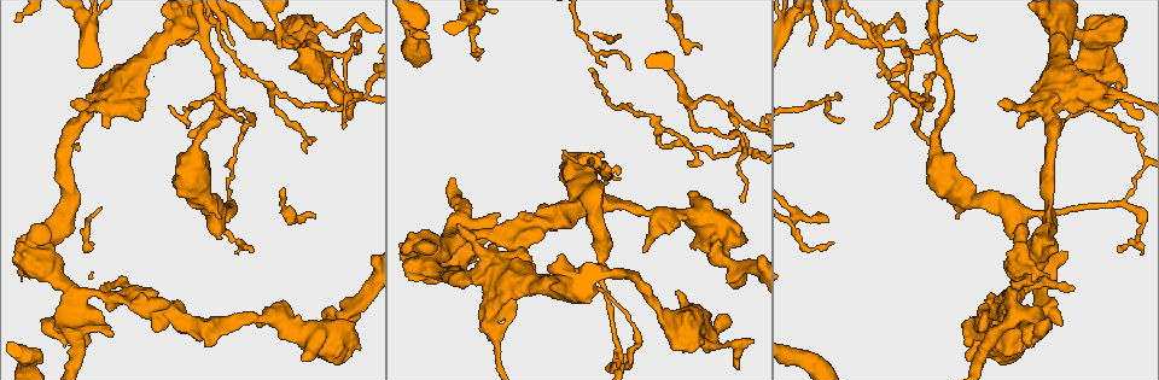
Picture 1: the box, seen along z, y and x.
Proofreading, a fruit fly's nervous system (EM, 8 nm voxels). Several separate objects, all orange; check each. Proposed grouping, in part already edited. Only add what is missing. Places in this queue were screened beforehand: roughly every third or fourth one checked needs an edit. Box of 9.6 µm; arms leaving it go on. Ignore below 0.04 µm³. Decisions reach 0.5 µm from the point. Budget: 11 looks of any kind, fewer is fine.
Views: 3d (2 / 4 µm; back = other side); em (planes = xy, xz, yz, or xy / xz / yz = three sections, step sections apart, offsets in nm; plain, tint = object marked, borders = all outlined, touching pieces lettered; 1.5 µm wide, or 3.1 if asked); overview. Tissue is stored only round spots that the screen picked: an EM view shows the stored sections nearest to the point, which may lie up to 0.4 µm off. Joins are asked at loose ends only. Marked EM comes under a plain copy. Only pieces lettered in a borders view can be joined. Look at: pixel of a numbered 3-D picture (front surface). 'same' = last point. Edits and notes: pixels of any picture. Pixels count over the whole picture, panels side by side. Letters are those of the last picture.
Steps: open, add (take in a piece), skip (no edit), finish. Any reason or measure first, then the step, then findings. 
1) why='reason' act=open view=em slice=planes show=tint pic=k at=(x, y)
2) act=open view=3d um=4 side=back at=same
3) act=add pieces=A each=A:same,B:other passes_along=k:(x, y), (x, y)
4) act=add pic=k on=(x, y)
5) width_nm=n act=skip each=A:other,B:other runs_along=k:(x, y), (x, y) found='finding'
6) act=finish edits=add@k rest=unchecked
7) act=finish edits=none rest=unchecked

why='tapers out' act=open view=em slice=planes show=tint pic=1 at=(733, 364)

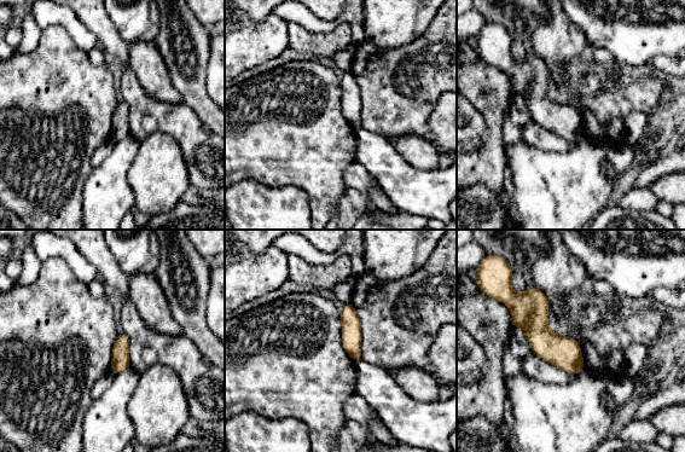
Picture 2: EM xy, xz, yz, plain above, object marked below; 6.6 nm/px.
why='what lies round it' act=open view=em slice=planes show=borders at=same

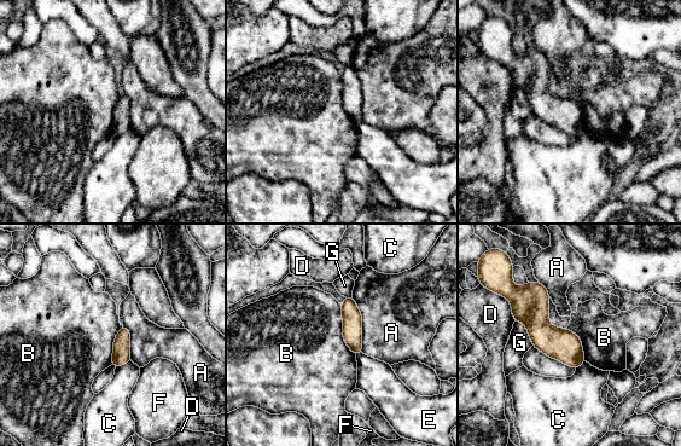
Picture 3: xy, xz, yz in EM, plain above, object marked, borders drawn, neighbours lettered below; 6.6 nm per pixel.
act=skip each=A:other,B:other,C:other,D:other,E:other,F:other,G:other border=3:(339, 303), (343, 340), (355, 355) found='none of them fits'

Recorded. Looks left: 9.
why='an open end' act=open view=em slice=xy step=8 show=borders pic=1 at=(679, 346)

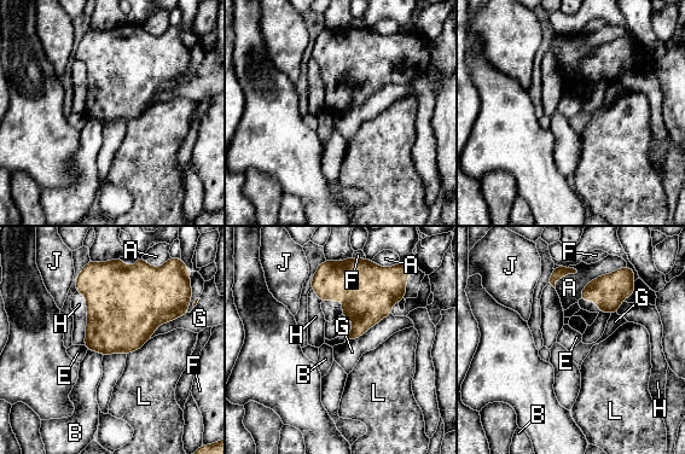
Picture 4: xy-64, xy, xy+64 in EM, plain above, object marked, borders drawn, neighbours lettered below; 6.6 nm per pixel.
longest_contact=A:380nm act=skip each=A:other,B:other,E:other,F:other,G:other,H:other,J:other,L:other found='no lettered piece goes on from it'

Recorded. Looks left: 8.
why='long arm stops here' act=open view=3d um=2 pic=1 at=(188, 135)

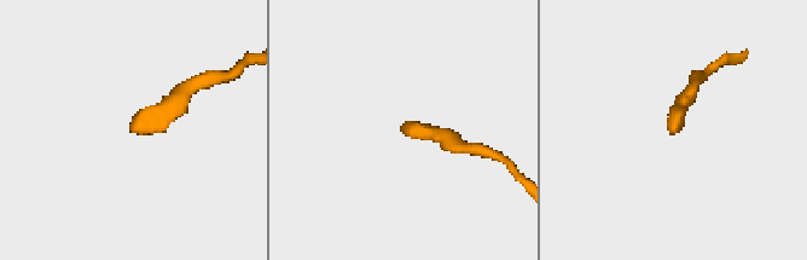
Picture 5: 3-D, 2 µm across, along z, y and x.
why='shape alone is not enough' act=open view=em slice=yz step=8 show=borders pic=5 at=(406, 122)

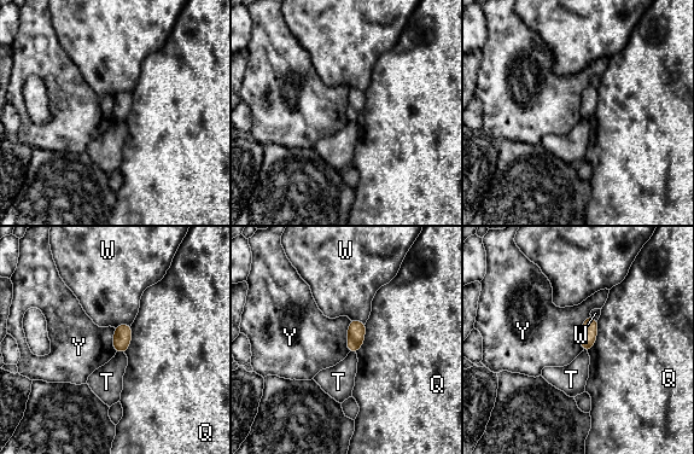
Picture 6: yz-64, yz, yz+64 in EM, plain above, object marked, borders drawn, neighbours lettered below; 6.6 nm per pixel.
longest_contact=Y:240nm act=skip each=Q:other,T:other,W:other,Y:other border=6:(590, 315), (582, 325), (582, 350) found='none of them fits'

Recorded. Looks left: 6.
why='branch stops here' act=open view=em slice=xz step=8 show=borders pic=1 at=(1117, 251)

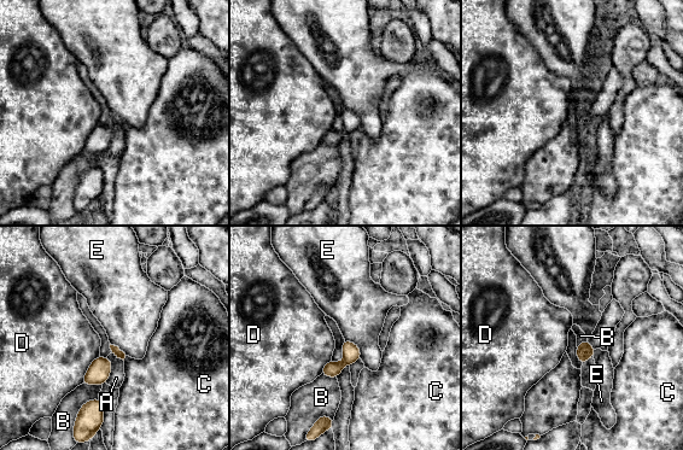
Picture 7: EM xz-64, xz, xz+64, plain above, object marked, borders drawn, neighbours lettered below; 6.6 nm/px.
act=skip each=A:other,B:other,C:other,D:other,E:other border=7:(98, 397), (86, 402), (77, 415) found='none of them fits'

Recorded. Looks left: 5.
why='branch stops here' act=open view=3d um=4 pic=1 at=(259, 325)

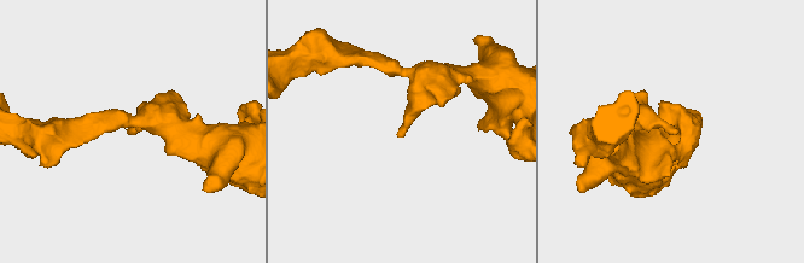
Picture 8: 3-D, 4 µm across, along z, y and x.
why='shape alone is not enough' act=open view=em slice=planes show=borders pic=8 at=(130, 131)

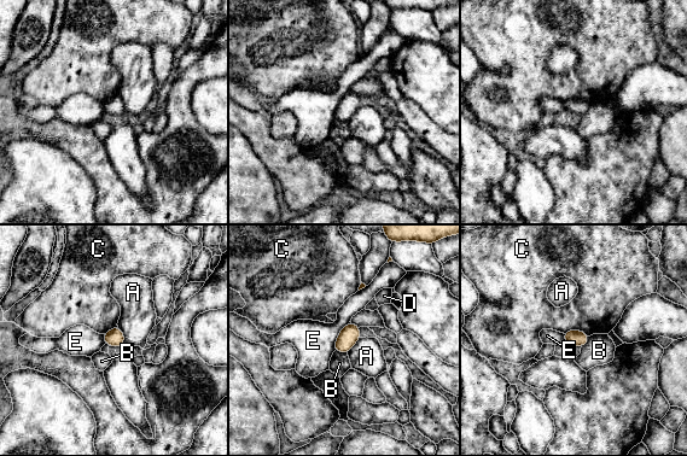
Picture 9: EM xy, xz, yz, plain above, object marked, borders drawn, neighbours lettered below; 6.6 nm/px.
act=skip each=A:other,B:other,C:other,D:other,E:other border=9:(350, 322), (341, 331), (333, 350) found='none of them fits'

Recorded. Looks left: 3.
act=finish edits=none rest=unchecked

